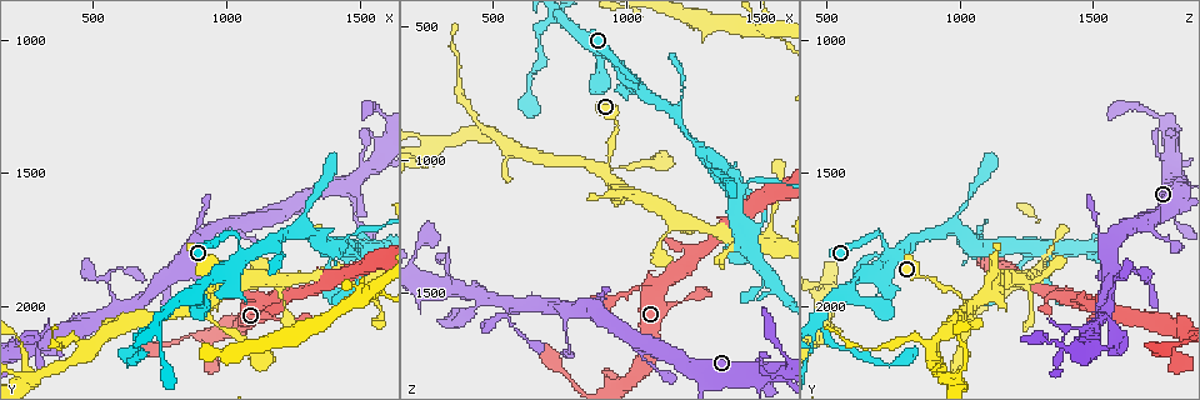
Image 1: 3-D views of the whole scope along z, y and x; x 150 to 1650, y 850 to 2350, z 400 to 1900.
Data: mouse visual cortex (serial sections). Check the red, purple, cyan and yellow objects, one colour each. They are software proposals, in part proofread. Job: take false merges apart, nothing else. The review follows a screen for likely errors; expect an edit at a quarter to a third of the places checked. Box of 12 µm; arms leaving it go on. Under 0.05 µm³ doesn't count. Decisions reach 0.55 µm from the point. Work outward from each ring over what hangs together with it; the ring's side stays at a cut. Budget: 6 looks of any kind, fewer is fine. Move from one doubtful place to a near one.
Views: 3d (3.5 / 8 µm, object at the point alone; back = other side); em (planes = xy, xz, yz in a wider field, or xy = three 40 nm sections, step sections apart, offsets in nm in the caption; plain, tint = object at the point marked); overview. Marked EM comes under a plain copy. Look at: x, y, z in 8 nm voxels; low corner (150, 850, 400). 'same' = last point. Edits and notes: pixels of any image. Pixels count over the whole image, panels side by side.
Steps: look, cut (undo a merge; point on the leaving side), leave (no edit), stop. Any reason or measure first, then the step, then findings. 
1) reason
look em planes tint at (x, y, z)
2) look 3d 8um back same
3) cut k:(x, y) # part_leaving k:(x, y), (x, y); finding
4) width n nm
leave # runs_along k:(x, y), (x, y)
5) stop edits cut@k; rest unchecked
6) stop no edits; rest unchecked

thin arm on a thick one
look 3d 8um at (500, 2150, 890)

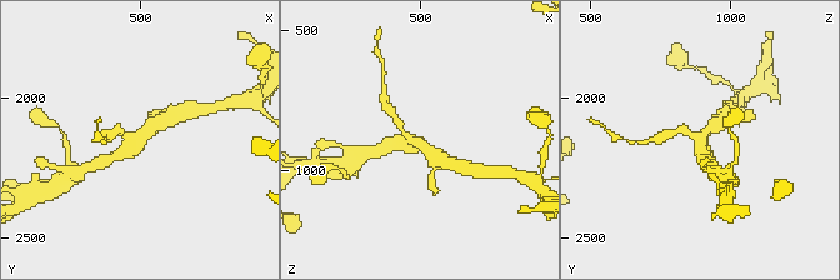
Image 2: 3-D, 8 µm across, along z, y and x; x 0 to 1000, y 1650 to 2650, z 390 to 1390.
arms 3; arm_widths 150, 350, 450 nm
look em xy step 1 tint at (490, 2160, 910)

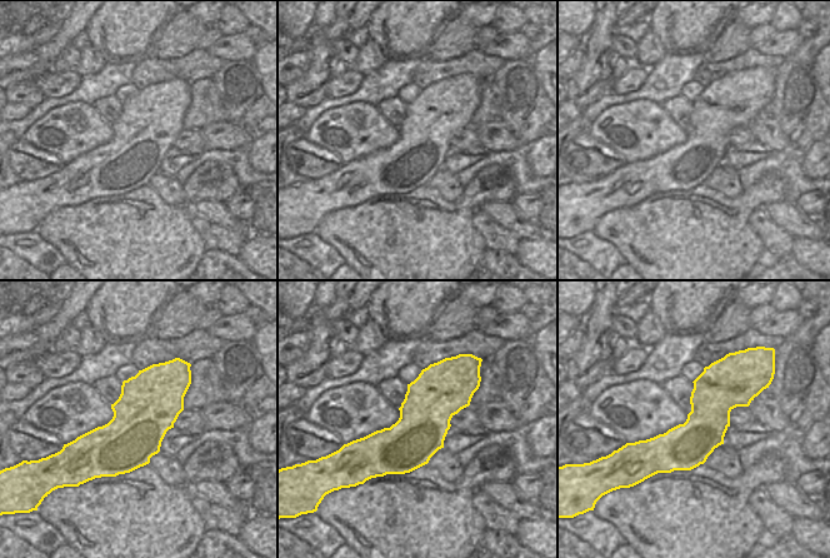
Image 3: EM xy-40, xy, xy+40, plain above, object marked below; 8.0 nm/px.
cut 2:(391, 111) # part_leaving 2:(403, 131), (385, 105), (385, 90); two cells meet here

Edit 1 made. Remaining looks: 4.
see it whole again
look overview

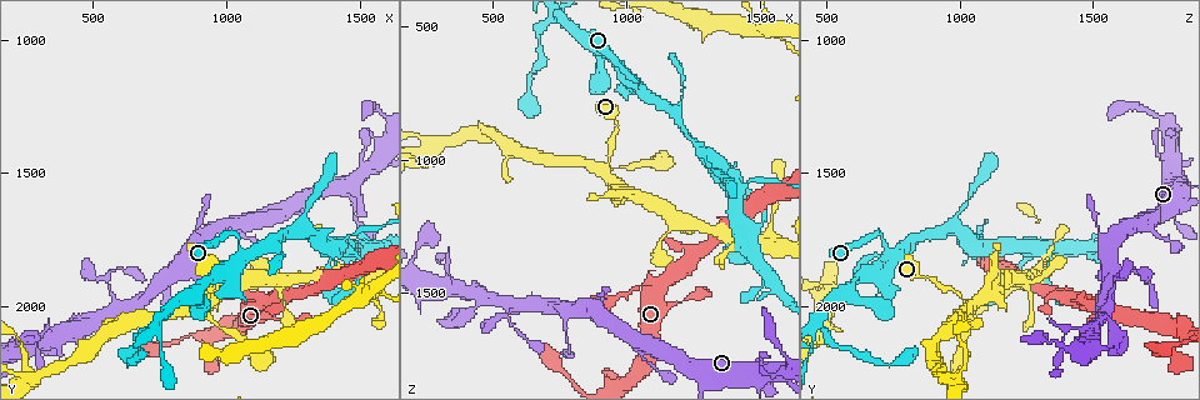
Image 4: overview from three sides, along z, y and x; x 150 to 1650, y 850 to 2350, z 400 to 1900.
three-way junction
look 3d 3.5um at (560, 1910, 1580)

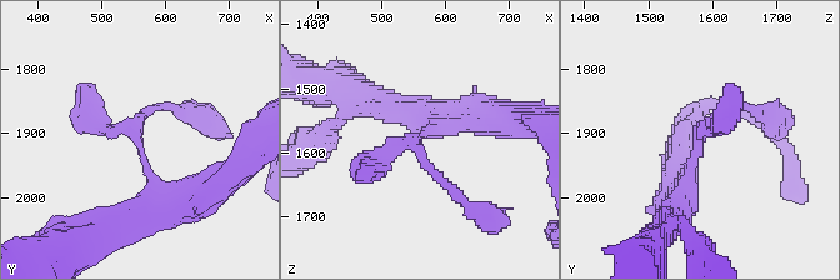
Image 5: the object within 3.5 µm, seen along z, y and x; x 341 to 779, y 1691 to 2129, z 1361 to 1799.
shape alone is not enough
look em planes tint at (555, 1905, 1575)

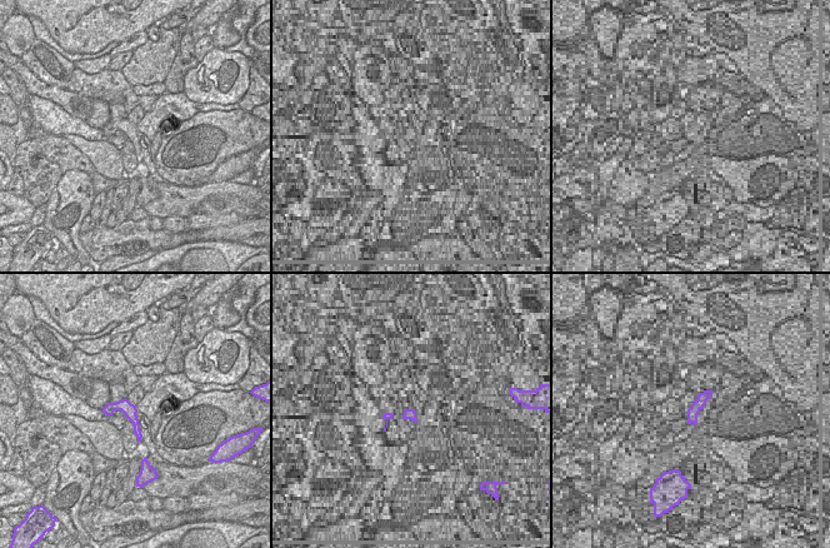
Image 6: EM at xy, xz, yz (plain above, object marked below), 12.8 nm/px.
width 170 nm
leave # runs_along 5:(168, 211), (136, 135), (101, 128), (86, 96); one cell here

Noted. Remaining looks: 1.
stop edits cut@2; rest unchecked

